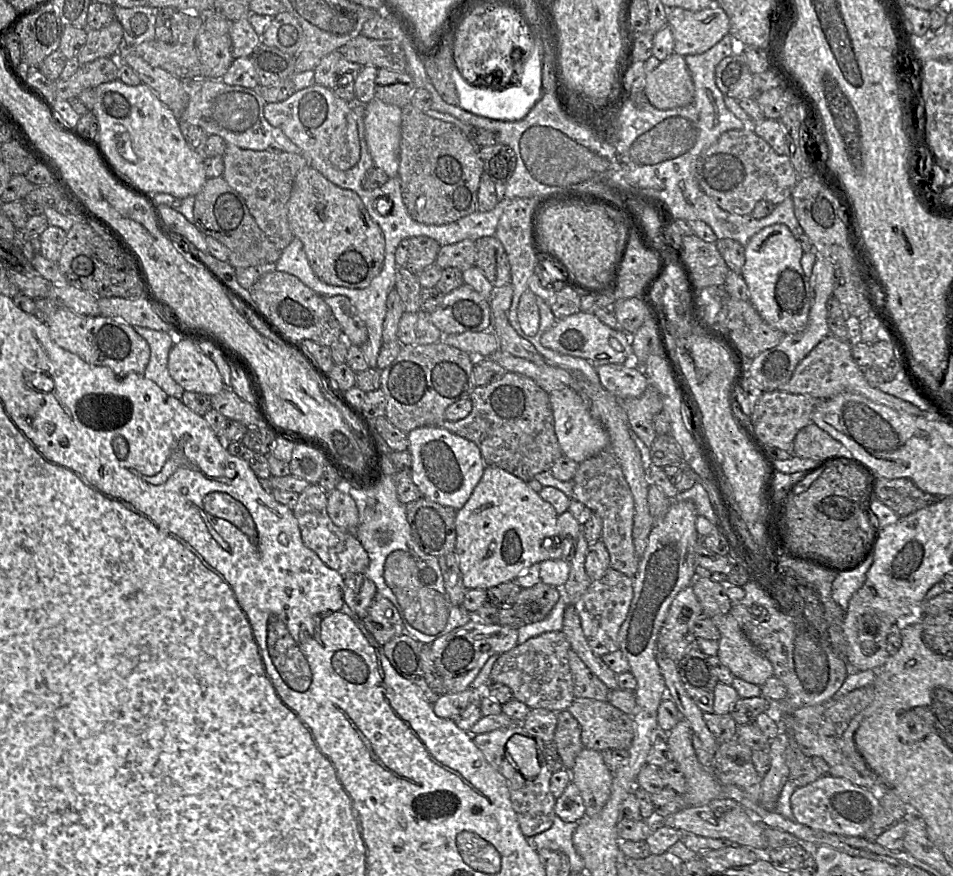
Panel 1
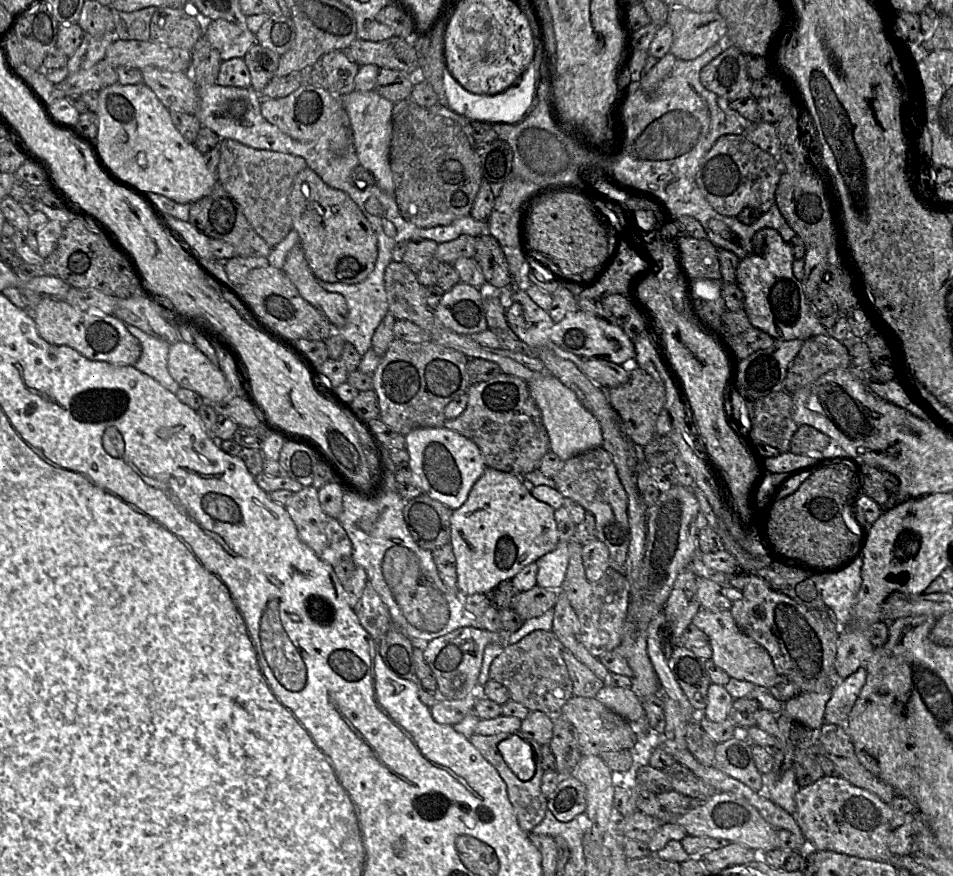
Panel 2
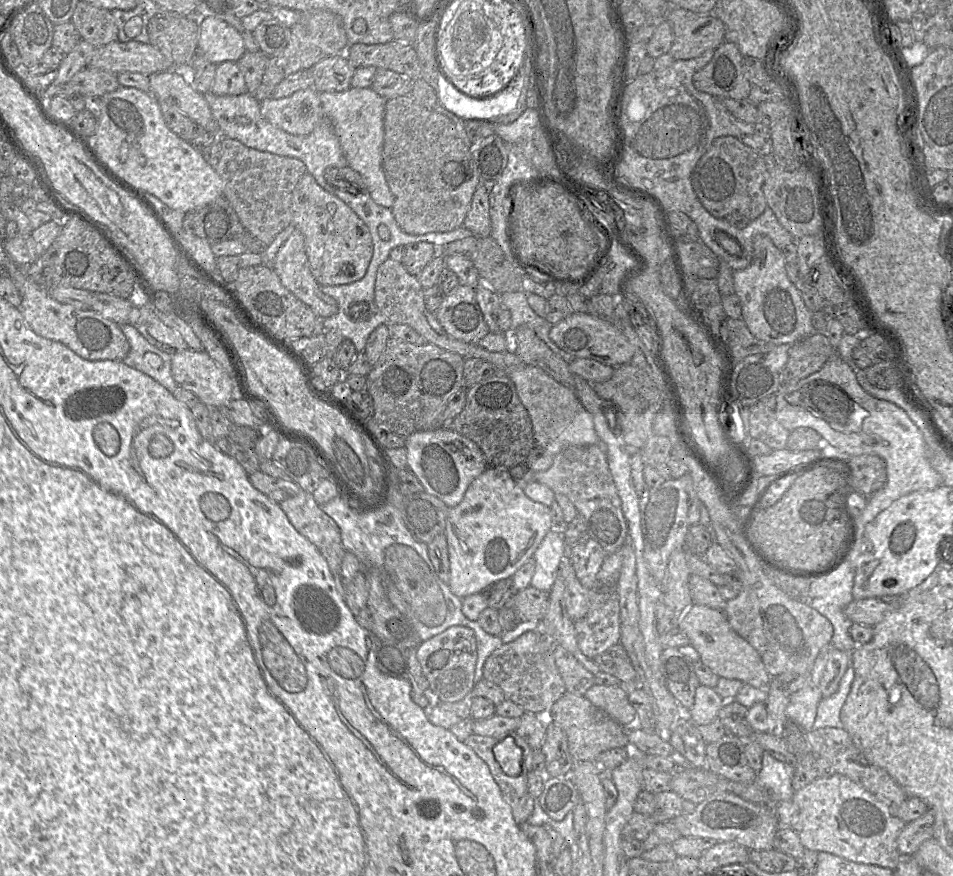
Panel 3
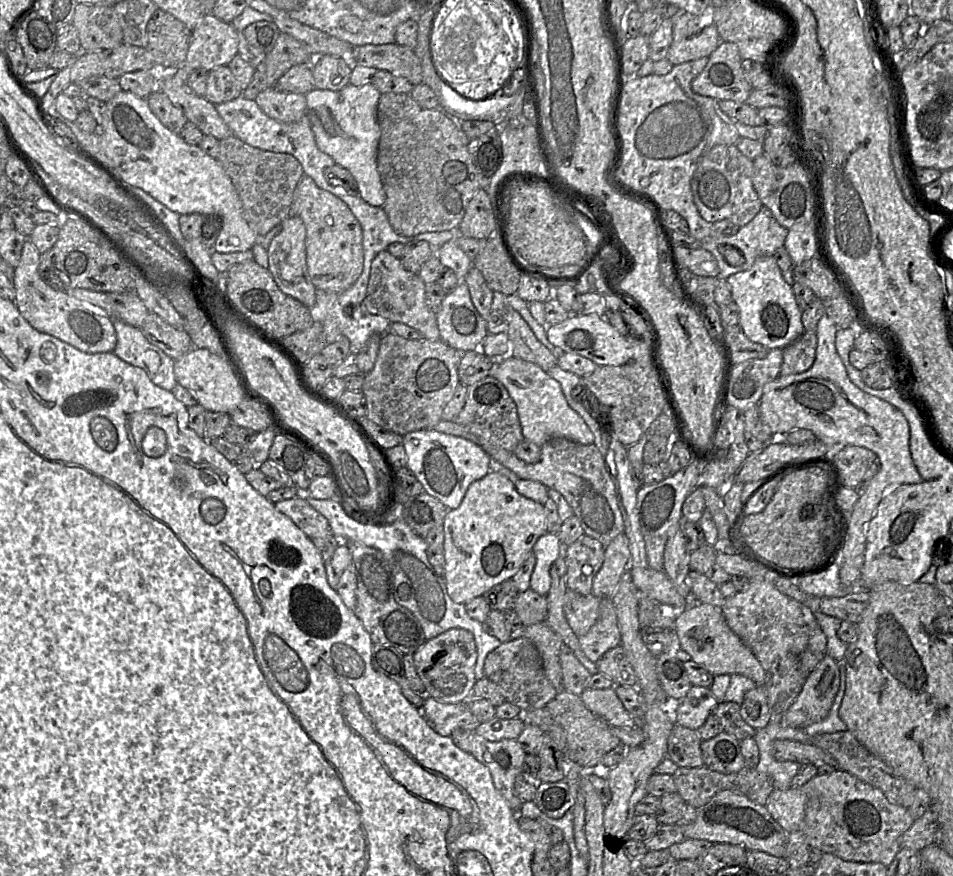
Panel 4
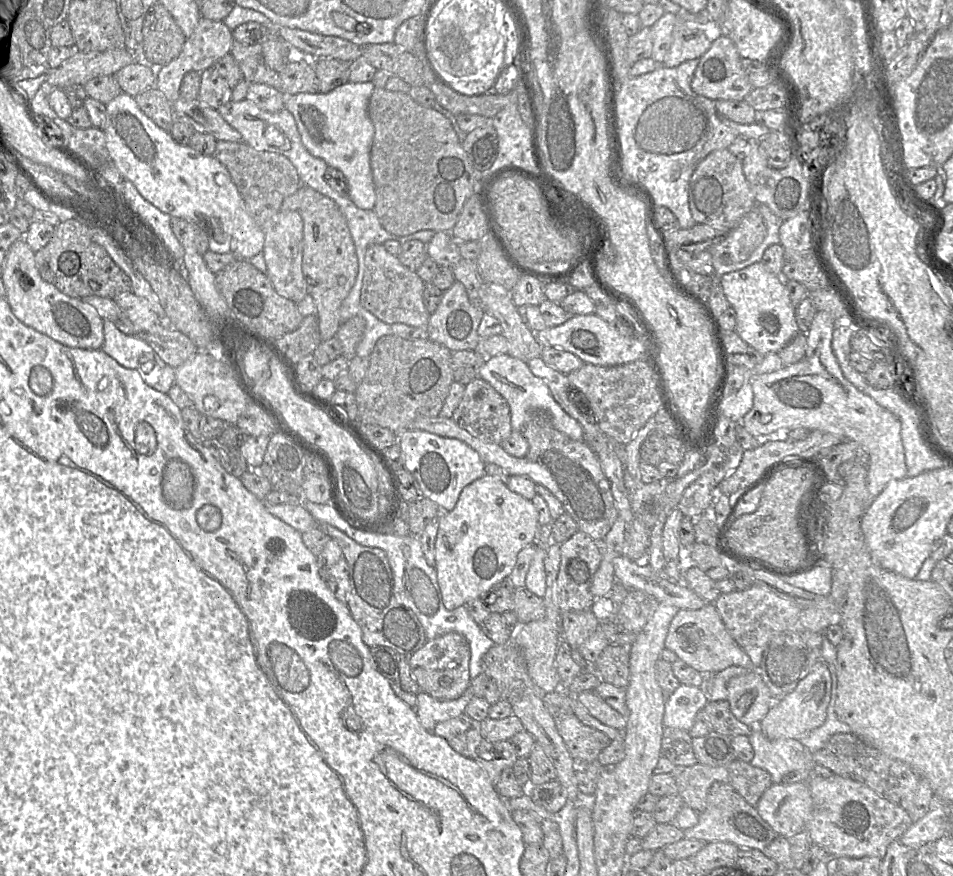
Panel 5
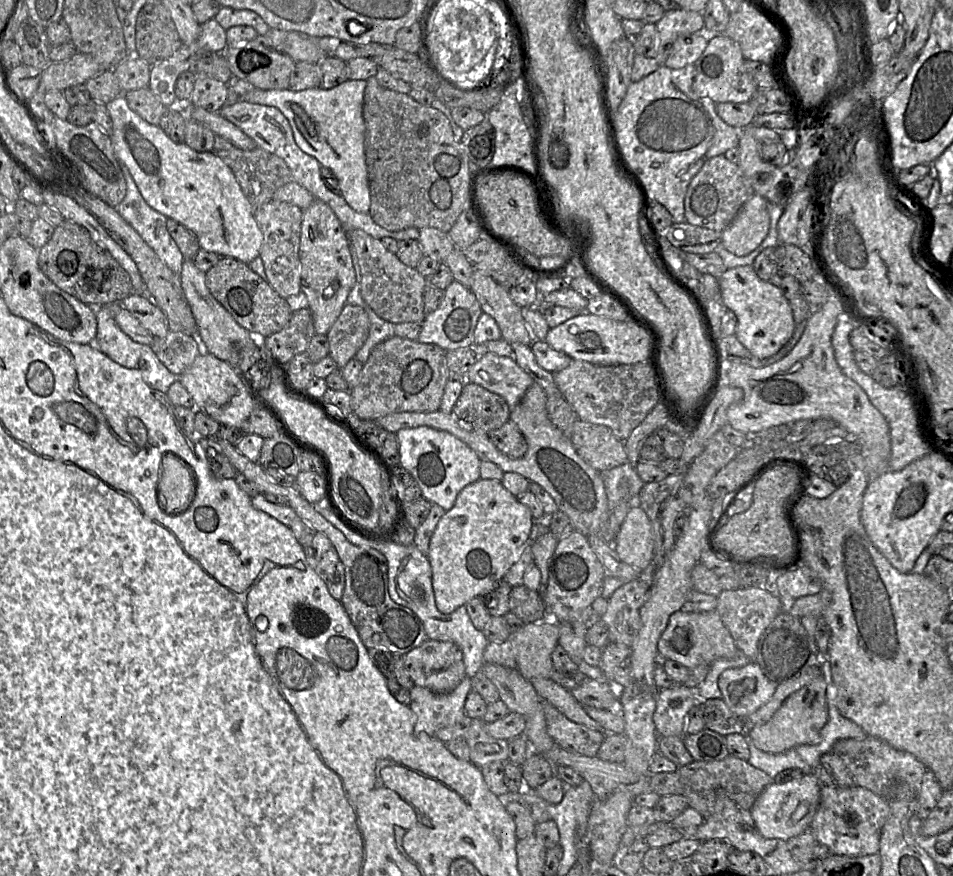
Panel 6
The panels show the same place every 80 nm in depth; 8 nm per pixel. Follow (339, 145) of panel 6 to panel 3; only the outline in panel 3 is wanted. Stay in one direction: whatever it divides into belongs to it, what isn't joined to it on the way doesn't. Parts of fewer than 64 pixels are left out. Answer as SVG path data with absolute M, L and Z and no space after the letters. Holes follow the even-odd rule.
M350 87L345 91L319 92L319 99L323 114L331 121L339 139L347 165L361 175L366 191L375 203L391 208L393 195L386 182L382 167L384 112L387 100L371 87Z

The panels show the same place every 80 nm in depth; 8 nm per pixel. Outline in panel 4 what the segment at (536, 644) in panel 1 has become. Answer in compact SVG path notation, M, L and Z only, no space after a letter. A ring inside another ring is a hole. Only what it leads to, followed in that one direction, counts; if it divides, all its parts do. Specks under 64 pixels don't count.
M522 636L502 642L489 652L484 662L484 675L503 690L506 701L523 710L544 708L558 694L548 680L543 668L543 661L534 643Z

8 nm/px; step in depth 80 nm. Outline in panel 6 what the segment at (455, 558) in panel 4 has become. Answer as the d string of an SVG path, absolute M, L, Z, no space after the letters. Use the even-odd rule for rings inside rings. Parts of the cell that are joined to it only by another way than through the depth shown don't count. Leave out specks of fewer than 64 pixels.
M479 478L477 481L466 485L458 493L453 507L447 510L442 515L430 539L427 558L430 562L432 569L432 586L437 609L443 614L450 614L460 606L465 605L472 598L477 596L483 596L486 593L488 593L497 581L502 580L504 578L505 574L510 569L510 567L518 560L522 549L530 542L529 537L532 523L533 516L530 509L526 505L519 502L516 496L509 492L502 485L501 480Z

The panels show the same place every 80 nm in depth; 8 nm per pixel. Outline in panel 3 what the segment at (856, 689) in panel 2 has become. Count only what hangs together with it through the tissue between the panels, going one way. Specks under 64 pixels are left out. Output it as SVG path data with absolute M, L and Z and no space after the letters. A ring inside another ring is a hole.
M850 665L840 680L838 690L830 697L823 698L820 701L813 724L814 730L825 727L843 729L840 711L850 692L854 676L854 668Z

